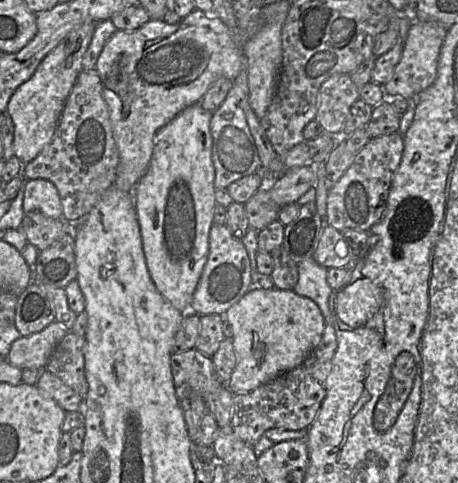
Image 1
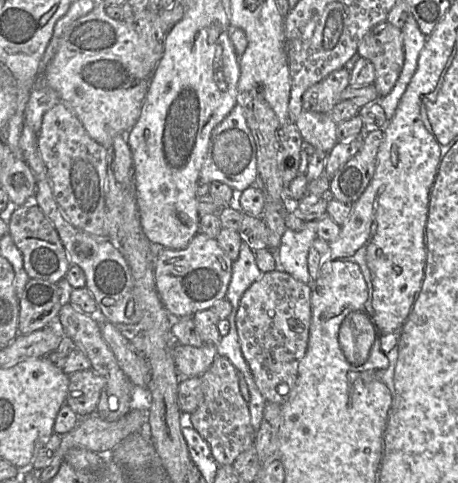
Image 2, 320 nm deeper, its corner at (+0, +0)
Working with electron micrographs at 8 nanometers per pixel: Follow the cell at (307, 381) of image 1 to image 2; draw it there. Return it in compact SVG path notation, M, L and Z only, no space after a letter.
M285 271L263 273L243 293L236 313L241 352L267 402L284 405L293 395L311 323L311 286Z

